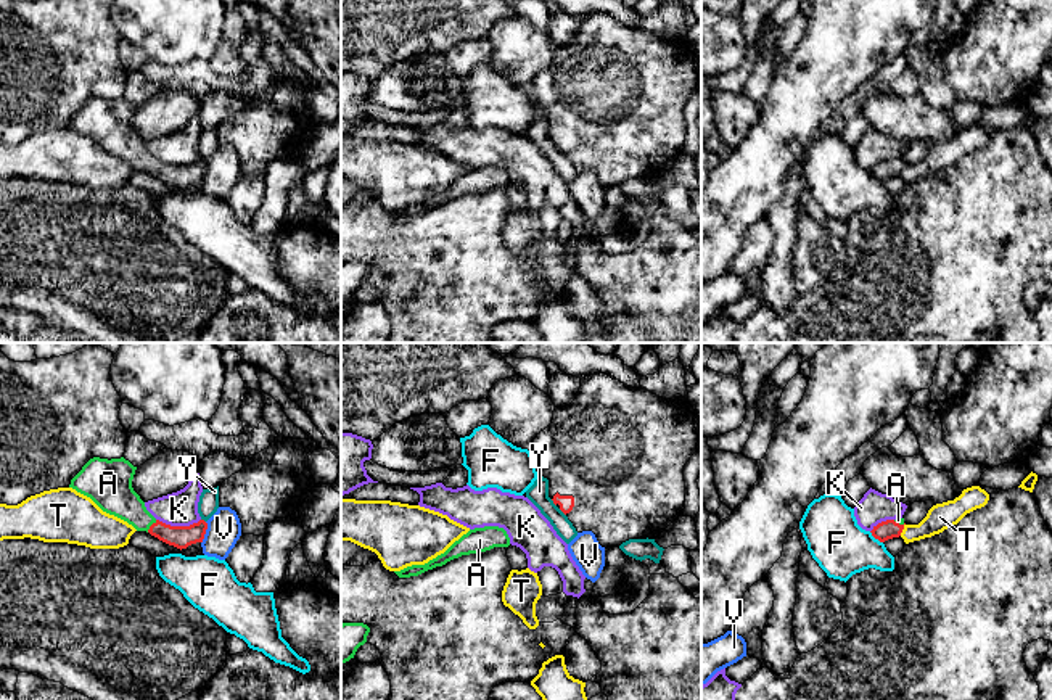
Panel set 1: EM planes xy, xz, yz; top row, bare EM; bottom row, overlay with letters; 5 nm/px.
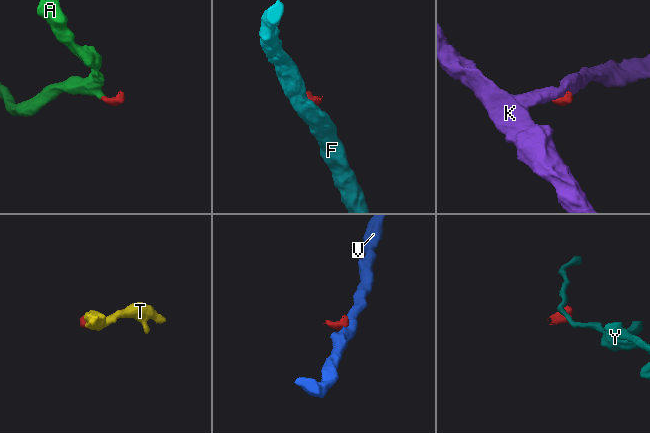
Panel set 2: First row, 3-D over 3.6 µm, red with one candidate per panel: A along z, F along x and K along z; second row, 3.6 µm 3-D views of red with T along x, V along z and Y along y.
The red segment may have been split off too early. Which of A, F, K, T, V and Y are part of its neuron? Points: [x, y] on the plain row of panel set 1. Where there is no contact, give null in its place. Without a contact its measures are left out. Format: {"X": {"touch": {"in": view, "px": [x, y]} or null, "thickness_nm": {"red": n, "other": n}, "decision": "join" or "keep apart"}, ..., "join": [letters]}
{"A": {"touch": {"in": "xy", "px": [150, 166]}, "thickness_nm": {"red": 110, "other": 200}, "decision": "join"}, "F": {"touch": {"in": "yz", "px": [875, 177]}, "thickness_nm": {"red": 100, "other": 280}, "decision": "keep apart"}, "K": {"touch": {"in": "xy", "px": [179, 166]}, "thickness_nm": {"red": 110, "other": 180}, "decision": "keep apart"}, "T": {"touch": {"in": "yz", "px": [903, 168]}, "thickness_nm": {"red": 100, "other": 140}, "decision": "keep apart"}, "V": {"touch": {"in": "xy", "px": [205, 172]}, "thickness_nm": {"red": 110, "other": 170}, "decision": "keep apart"}, "Y": {"touch": {"in": "xz", "px": [554, 142]}, "thickness_nm": {"red": 80, "other": 100}, "decision": "keep apart"}, "join": ["A"]}

